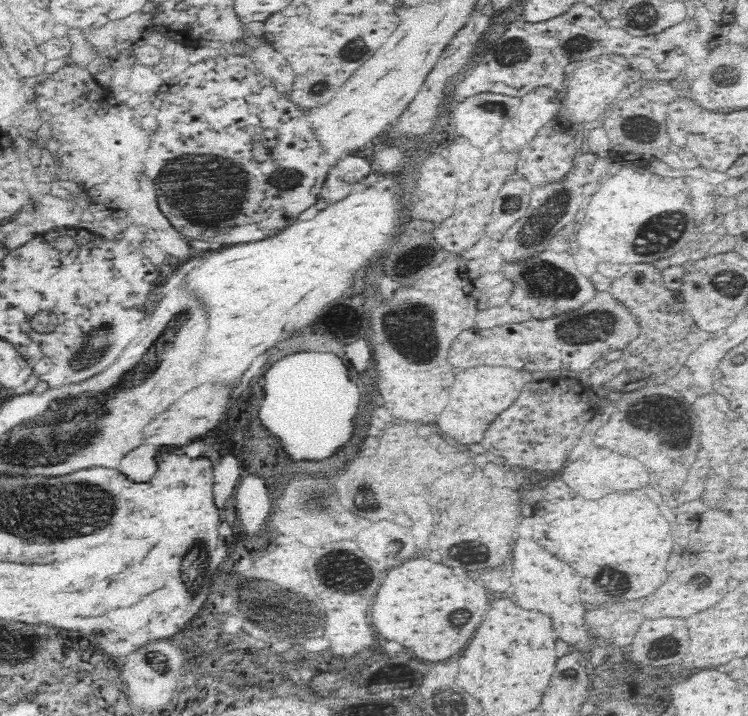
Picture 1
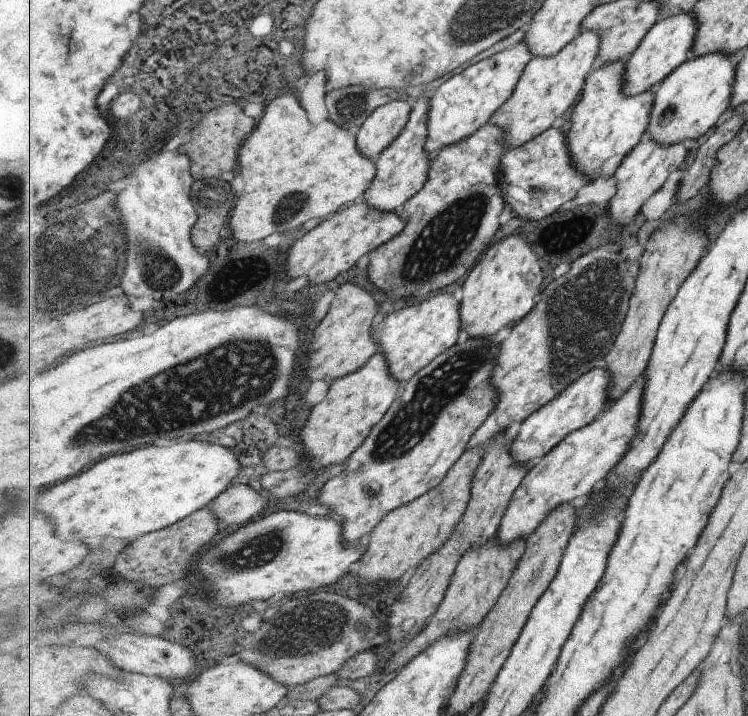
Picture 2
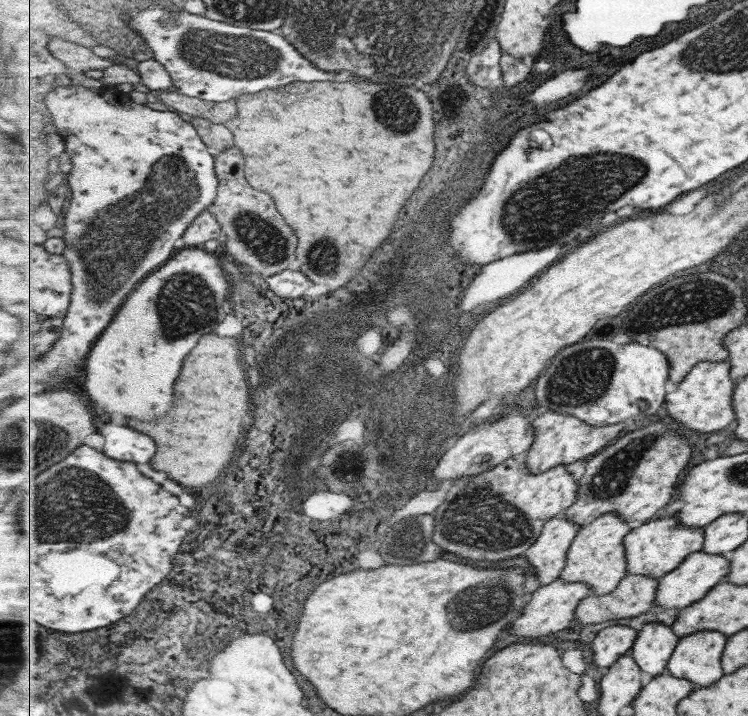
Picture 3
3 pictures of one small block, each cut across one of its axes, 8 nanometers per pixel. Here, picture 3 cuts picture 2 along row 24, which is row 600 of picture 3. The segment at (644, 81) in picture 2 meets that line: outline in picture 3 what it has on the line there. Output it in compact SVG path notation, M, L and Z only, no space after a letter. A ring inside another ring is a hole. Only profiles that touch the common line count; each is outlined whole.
M704 550L694 552L690 554L685 562L681 563L677 570L662 577L660 589L657 592L656 604L663 608L677 608L677 610L687 608L710 595L711 590L730 574L731 560L729 560L728 555L711 554Z

